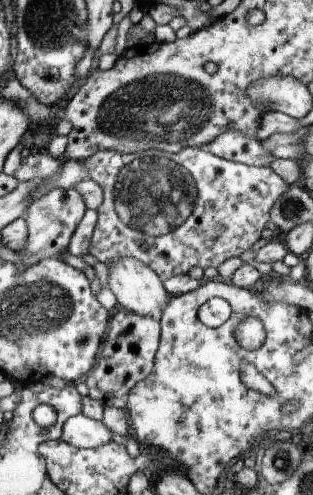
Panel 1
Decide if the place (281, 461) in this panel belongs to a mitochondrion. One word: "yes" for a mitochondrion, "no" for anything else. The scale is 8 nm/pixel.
yes

